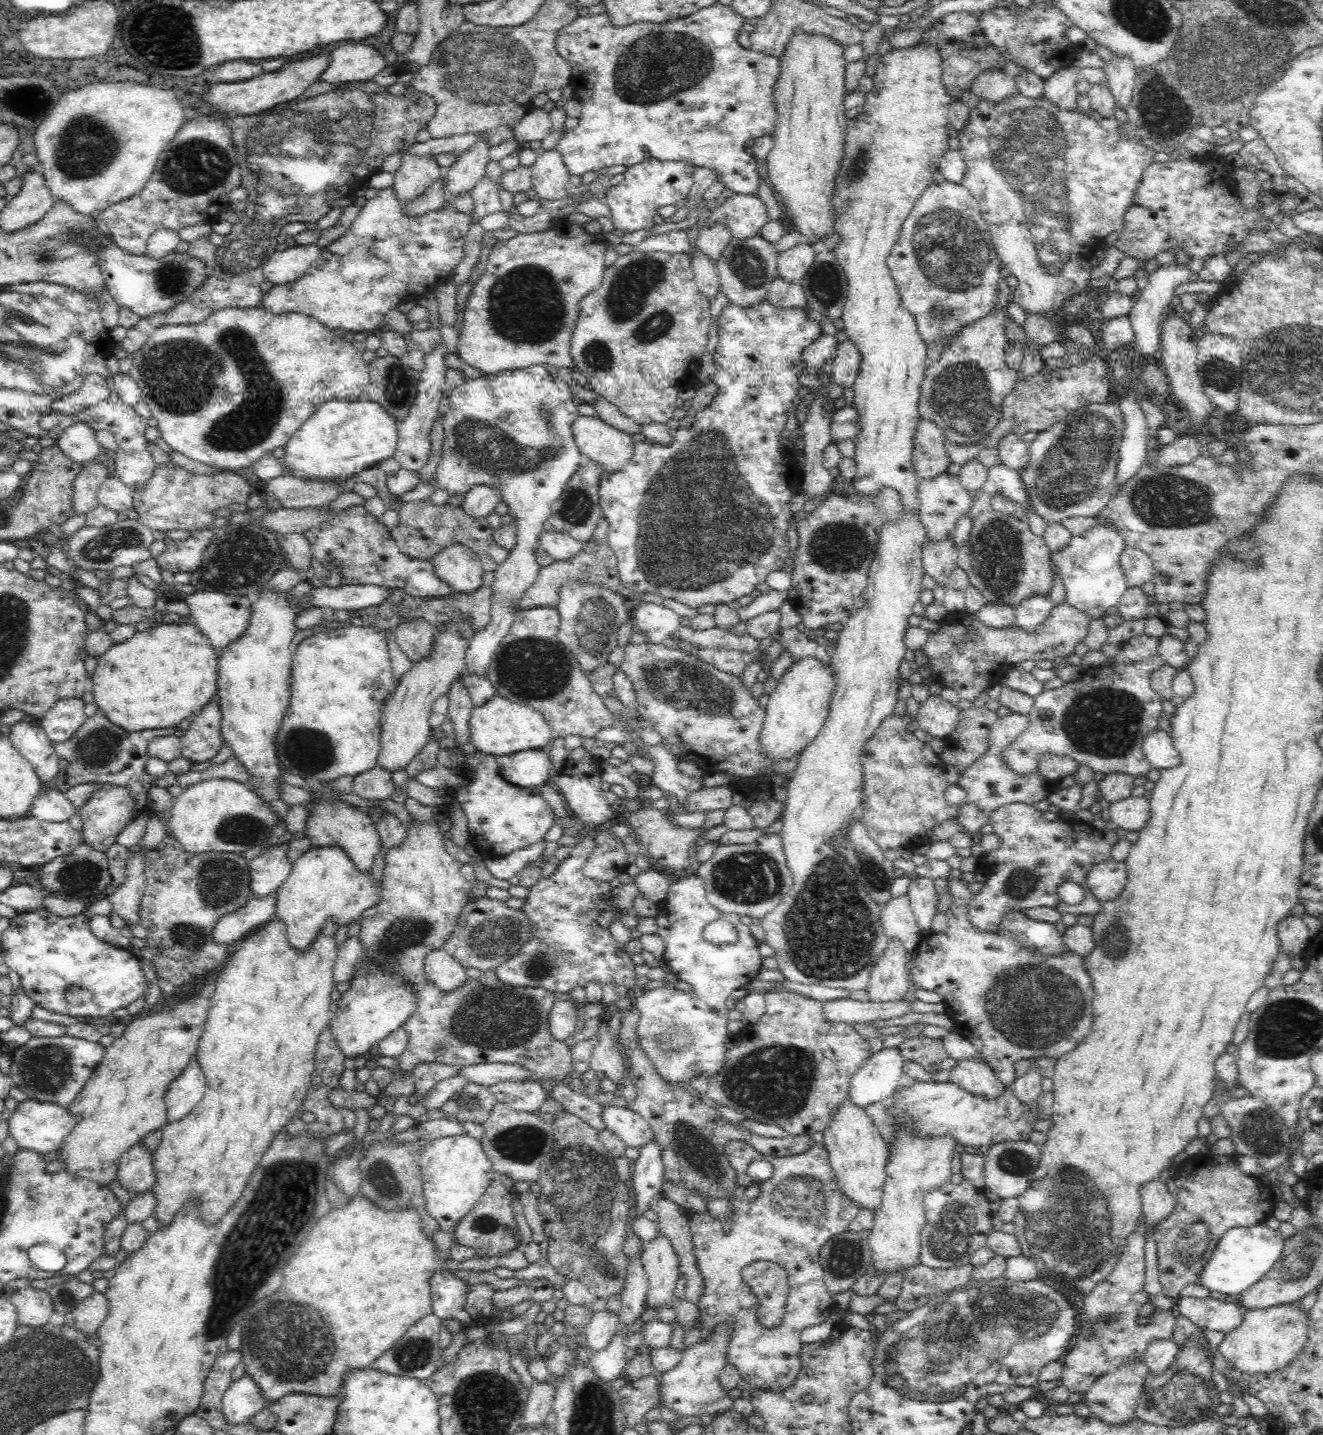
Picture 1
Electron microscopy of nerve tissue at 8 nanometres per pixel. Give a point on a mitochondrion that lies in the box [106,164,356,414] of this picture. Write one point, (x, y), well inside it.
(171, 279)

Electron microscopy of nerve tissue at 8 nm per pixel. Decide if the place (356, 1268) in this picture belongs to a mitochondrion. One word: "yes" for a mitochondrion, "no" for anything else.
no

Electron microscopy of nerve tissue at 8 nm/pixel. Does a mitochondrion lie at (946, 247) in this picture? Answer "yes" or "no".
yes

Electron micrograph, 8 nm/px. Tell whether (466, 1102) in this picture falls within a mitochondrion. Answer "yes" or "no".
yes

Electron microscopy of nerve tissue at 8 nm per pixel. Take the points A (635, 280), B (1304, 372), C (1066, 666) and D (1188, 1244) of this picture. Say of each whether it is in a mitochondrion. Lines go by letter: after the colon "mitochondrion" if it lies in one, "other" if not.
A: mitochondrion
B: mitochondrion
C: other
D: mitochondrion

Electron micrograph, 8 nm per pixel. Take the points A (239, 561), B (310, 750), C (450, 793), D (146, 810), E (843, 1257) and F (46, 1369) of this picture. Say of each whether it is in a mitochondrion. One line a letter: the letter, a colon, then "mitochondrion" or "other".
A: mitochondrion
B: mitochondrion
C: other
D: other
E: mitochondrion
F: mitochondrion

